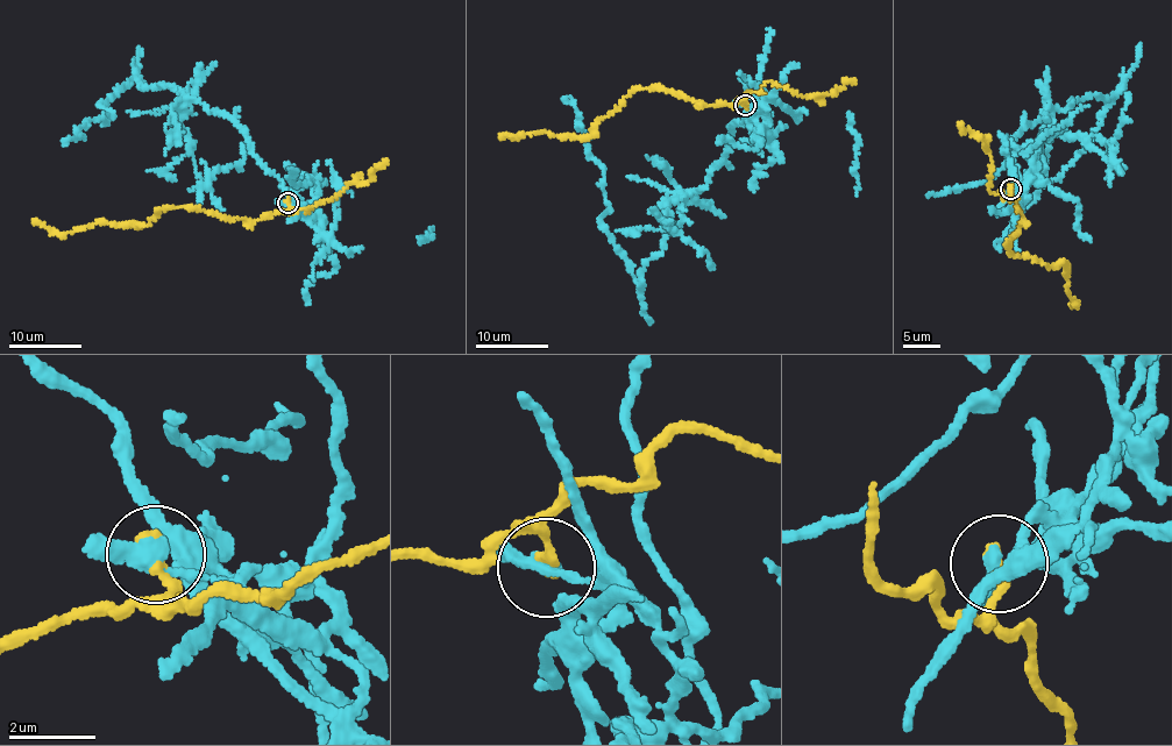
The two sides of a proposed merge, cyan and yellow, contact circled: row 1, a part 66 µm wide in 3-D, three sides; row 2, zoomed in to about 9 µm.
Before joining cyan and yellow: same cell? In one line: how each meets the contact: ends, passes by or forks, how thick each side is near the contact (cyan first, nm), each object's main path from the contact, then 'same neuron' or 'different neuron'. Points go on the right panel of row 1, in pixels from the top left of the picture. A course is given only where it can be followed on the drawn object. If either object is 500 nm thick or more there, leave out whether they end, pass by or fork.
cyan passes by; yellow ends there; 320 nm thick on the cyan side, 280 nm on the other; cyan runs (1011, 189), (1018, 169), (1008, 161), (1011, 137), (1052, 109), (1122, 87), (1077, 158), (1042, 182), (1000, 250); yellow runs (1011, 189), (1009, 197), (1023, 220), (1008, 250), (1048, 268), (1066, 264), (1066, 292), (1078, 304), (1074, 305); different neuron

